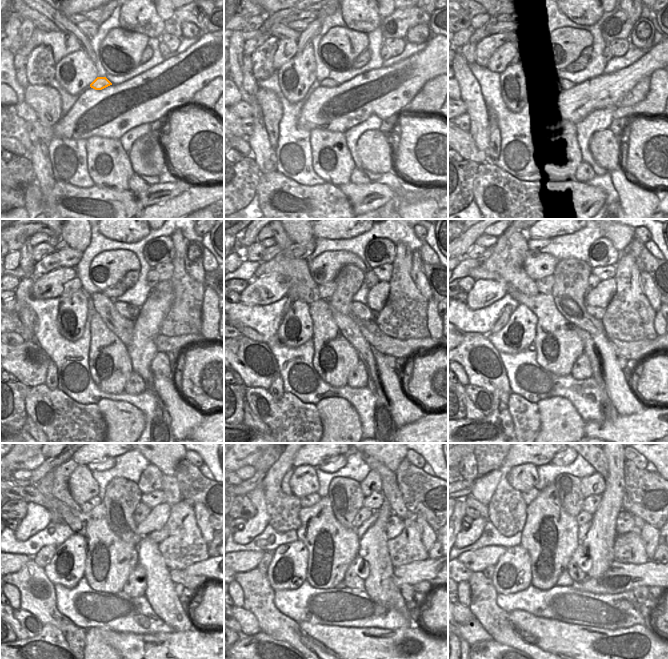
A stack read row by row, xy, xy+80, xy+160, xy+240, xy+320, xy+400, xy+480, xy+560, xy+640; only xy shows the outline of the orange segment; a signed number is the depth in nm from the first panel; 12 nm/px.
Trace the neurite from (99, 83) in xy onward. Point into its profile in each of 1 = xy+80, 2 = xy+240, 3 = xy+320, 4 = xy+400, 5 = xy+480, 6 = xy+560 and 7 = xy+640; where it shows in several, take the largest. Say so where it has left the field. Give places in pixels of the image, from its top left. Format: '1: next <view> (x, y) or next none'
1: next xy+80 (328, 82)
2: next xy+240 (131, 312)
3: next xy+320 (363, 312)
4: next xy+400 (595, 311)
5: next xy+480 (157, 536)
6: next xy+560 (395, 525)
7: next xy+640 (625, 522)

